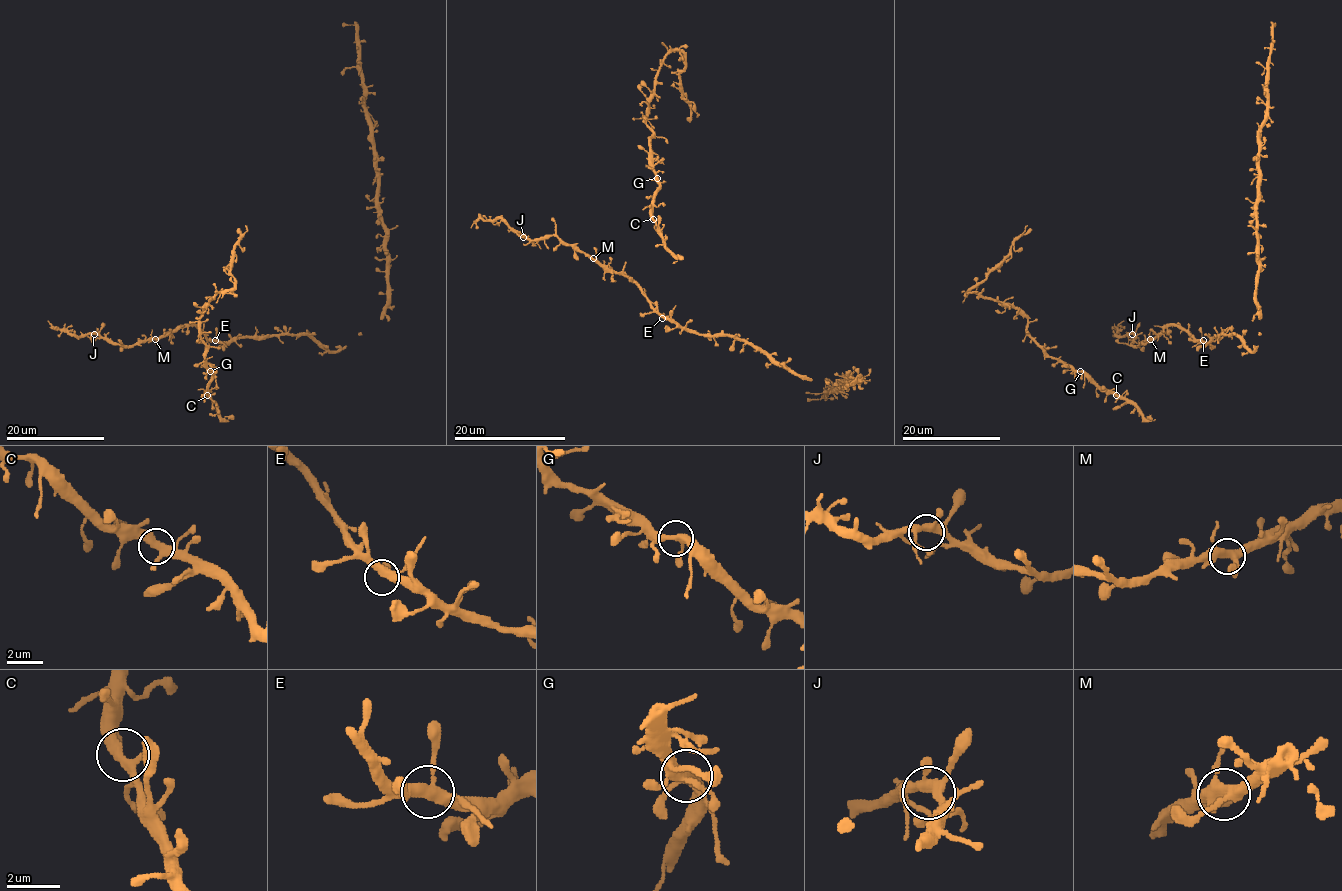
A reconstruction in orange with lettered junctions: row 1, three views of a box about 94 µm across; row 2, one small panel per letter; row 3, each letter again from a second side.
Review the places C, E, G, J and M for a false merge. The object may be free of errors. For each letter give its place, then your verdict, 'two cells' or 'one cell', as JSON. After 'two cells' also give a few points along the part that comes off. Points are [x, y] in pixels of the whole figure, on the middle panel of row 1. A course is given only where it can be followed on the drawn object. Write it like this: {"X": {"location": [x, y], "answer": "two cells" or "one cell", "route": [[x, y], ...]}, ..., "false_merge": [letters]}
{"C": {"location": [653, 219], "answer": "one cell"}, "E": {"location": [662, 318], "answer": "one cell"}, "G": {"location": [657, 178], "answer": "one cell"}, "J": {"location": [523, 237], "answer": "one cell"}, "M": {"location": [593, 258], "answer": "one cell"}, "false_merge": []}

